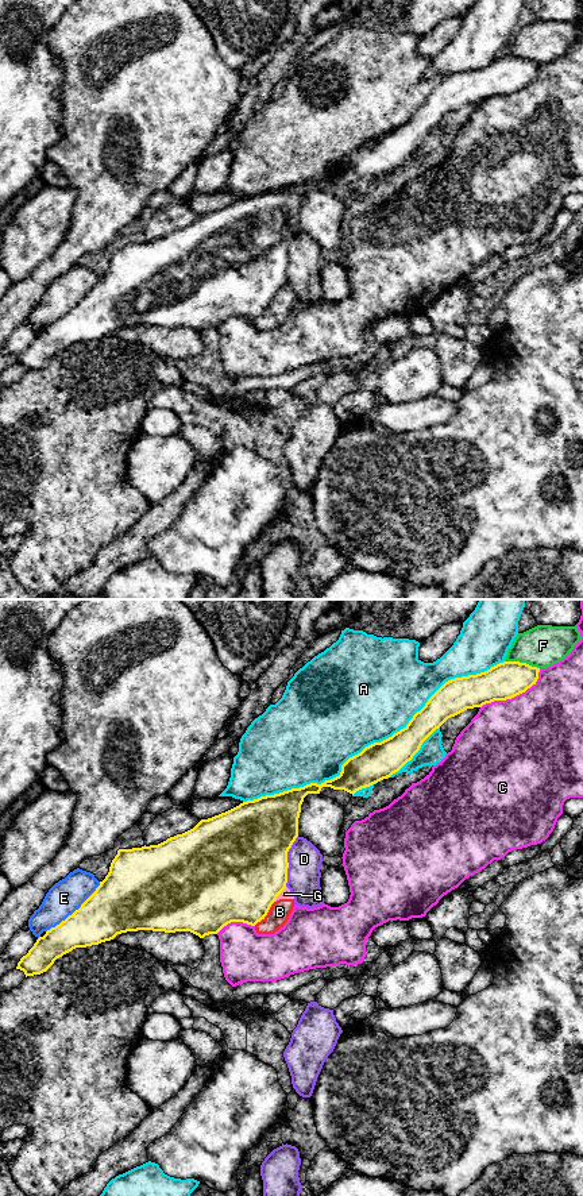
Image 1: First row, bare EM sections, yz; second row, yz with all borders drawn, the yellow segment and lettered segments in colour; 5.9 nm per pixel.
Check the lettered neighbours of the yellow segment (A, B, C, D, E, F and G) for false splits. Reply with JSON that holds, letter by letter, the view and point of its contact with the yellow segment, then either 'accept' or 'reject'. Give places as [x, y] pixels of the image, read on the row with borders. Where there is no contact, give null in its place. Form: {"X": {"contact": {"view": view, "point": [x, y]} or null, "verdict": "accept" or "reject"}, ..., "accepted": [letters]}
{"A": {"contact": {"view": "yz", "point": [371, 744]}, "verdict": "reject"}, "B": {"contact": {"view": "yz", "point": [266, 914]}, "verdict": "reject"}, "C": {"contact": {"view": "yz", "point": [514, 695]}, "verdict": "reject"}, "D": {"contact": {"view": "yz", "point": [286, 861]}, "verdict": "reject"}, "E": {"contact": {"view": "yz", "point": [76, 910]}, "verdict": "reject"}, "F": {"contact": {"view": "yz", "point": [522, 663]}, "verdict": "reject"}, "G": {"contact": {"view": "yz", "point": [280, 892]}, "verdict": "reject"}, "accepted": []}

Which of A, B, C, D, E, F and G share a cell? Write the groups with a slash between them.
A / B D G / C / E / F

